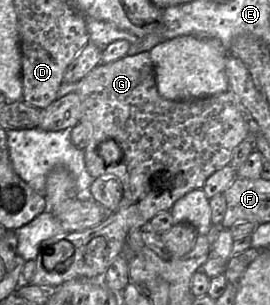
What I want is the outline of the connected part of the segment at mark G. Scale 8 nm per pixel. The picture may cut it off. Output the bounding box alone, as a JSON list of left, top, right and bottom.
[29,52,249,288]

